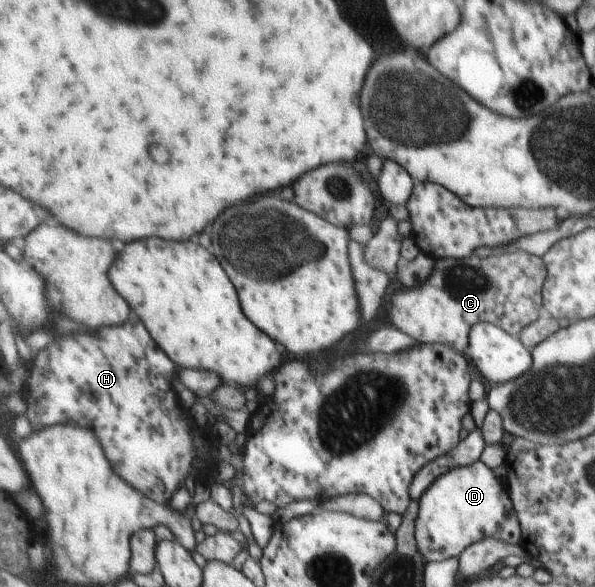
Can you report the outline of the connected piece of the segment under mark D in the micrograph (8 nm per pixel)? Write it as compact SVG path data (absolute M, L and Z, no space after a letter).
M478 460L474 464L449 469L438 476L422 492L417 499L417 504L413 536L417 550L425 562L439 562L449 557L459 556L464 548L483 537L493 537L507 544L516 544L518 537L522 537L522 531L518 531L519 521L510 521L510 519L516 519L517 515L514 515L515 511L510 507L508 495L502 491L500 483L490 473L490 468L484 467Z

